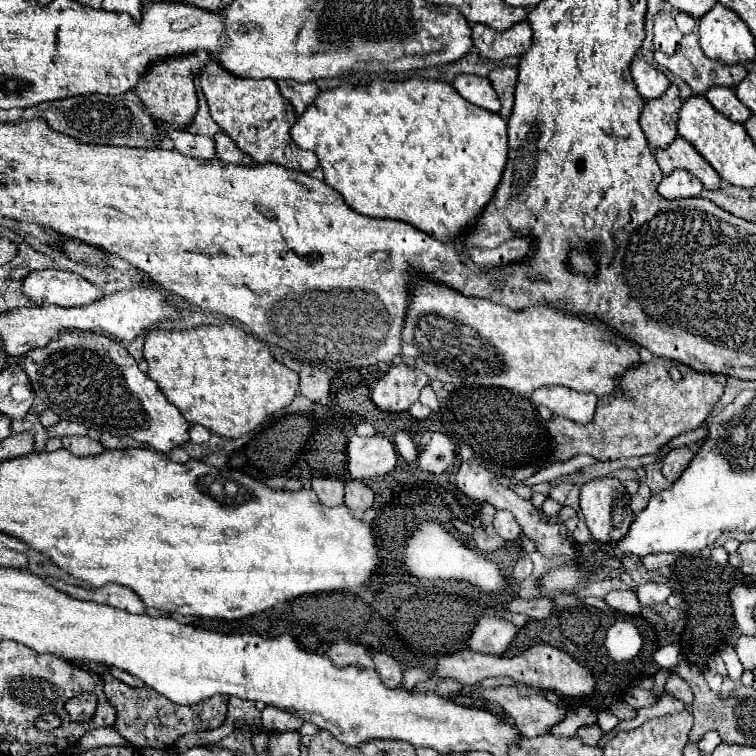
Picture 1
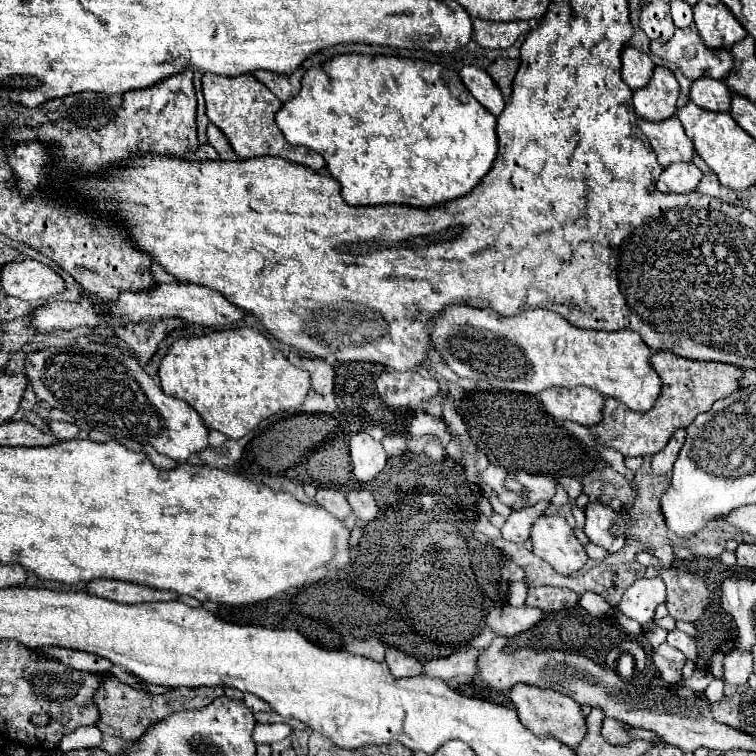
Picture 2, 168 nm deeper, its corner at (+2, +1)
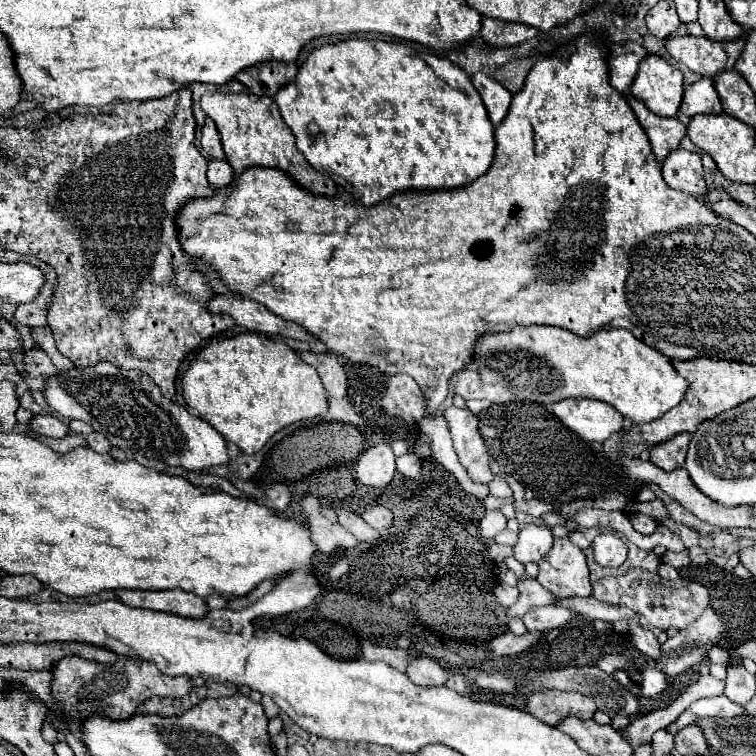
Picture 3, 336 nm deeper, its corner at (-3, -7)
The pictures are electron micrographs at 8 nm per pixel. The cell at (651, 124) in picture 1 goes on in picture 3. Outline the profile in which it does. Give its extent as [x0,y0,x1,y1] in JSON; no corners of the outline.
[629,54,683,118]

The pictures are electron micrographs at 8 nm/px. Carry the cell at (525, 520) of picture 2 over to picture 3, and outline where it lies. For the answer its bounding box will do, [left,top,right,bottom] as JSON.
[513,524,553,564]

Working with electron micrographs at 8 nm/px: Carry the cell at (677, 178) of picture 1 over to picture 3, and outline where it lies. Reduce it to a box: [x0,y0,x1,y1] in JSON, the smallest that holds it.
[663,148,707,198]

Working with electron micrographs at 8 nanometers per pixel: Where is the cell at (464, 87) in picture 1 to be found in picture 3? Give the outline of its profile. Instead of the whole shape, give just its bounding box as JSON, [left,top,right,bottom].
[471,72,511,126]

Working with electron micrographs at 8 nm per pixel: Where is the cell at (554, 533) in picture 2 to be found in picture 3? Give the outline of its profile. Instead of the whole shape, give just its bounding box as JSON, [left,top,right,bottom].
[537,538,591,598]

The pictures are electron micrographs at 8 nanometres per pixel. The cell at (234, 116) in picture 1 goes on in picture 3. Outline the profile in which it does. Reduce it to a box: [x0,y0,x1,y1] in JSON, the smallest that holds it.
[201,80,337,196]

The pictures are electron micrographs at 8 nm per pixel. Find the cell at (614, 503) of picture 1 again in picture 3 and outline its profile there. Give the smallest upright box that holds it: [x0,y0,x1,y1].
[593,532,627,568]

